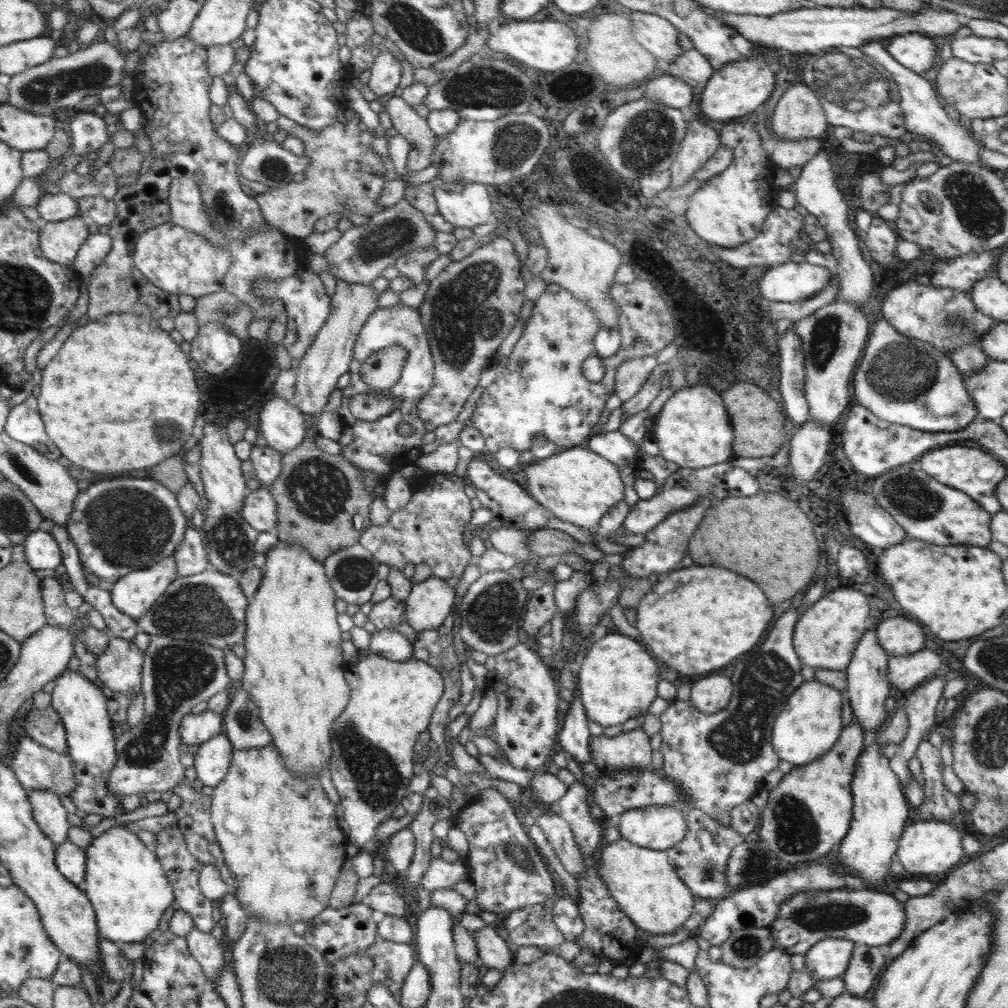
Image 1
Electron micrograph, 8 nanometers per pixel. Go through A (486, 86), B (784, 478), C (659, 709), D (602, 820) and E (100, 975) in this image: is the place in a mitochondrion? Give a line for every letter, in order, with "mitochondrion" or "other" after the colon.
A: mitochondrion
B: other
C: other
D: other
E: other

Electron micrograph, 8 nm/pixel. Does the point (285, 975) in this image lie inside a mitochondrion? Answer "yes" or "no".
yes

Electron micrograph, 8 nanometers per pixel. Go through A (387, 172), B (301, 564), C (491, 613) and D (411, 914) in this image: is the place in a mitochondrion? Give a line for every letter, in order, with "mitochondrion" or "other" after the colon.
A: other
B: other
C: mitochondrion
D: other

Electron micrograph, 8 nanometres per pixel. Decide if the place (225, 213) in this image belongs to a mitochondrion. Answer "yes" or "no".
yes

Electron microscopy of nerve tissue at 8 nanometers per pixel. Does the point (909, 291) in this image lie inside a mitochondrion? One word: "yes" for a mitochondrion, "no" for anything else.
no

